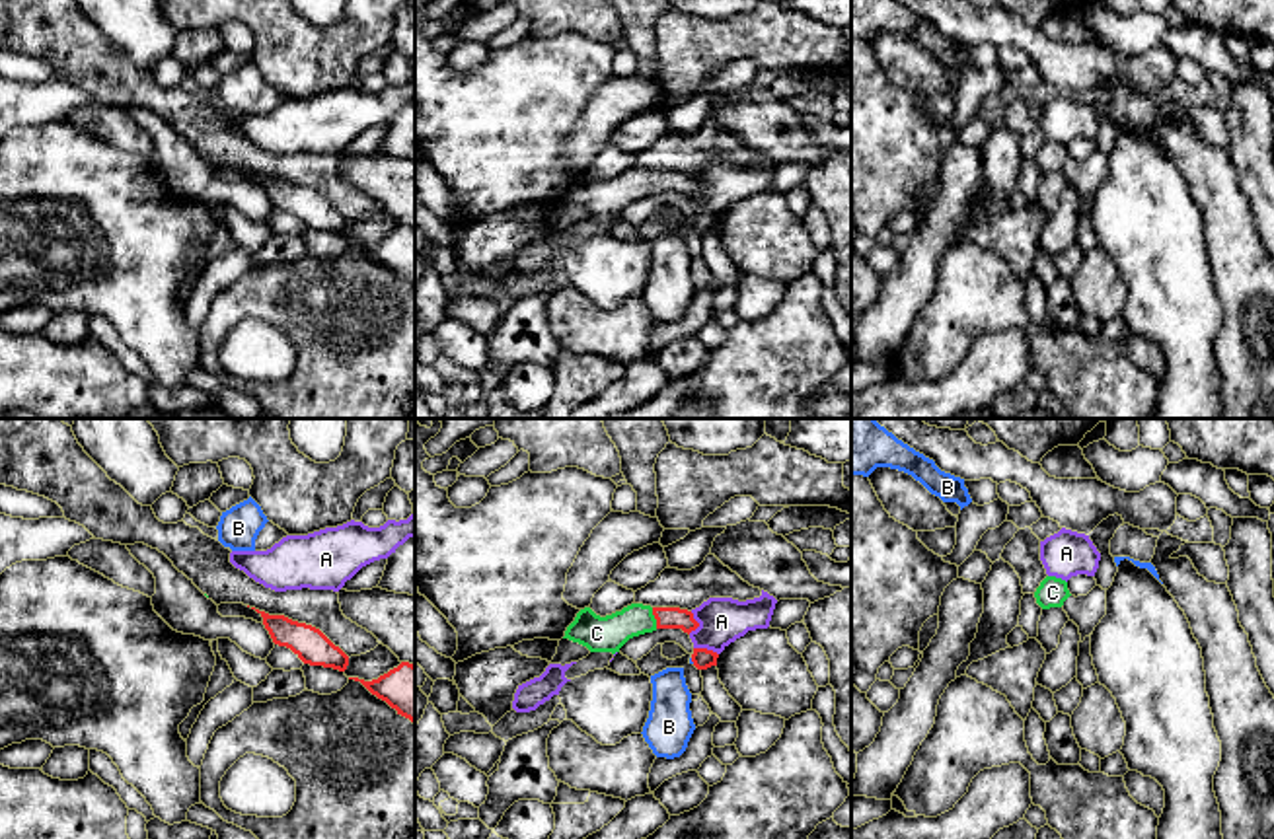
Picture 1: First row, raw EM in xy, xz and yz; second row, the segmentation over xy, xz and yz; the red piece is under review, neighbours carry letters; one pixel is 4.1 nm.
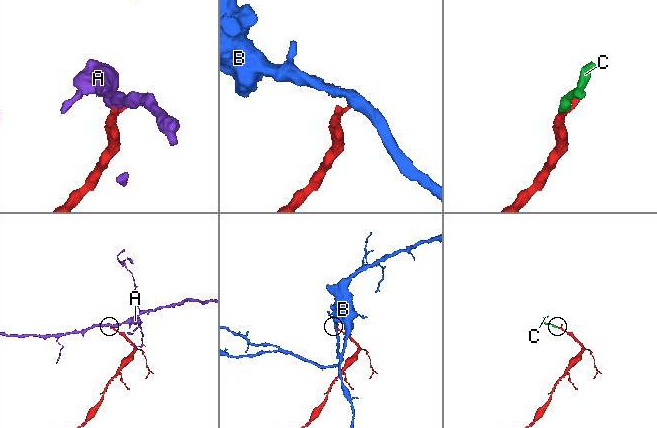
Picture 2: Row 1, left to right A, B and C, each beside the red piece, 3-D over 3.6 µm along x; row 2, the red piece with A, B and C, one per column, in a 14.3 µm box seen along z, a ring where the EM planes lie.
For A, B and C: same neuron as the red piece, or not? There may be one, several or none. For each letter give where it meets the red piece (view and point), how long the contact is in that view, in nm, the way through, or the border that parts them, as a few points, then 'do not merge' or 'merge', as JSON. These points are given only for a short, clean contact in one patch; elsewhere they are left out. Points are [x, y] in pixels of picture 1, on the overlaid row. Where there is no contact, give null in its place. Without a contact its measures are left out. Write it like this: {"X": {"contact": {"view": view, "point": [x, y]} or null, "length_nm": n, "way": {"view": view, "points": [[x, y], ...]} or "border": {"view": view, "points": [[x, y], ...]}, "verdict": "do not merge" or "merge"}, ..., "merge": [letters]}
{"A": {"contact": {"view": "xz", "point": [698, 623]}, "length_nm": 100, "border": {"view": "xz", "points": [[690, 612], [698, 625], [688, 633]]}, "verdict": "do not merge"}, "B": {"contact": {"view": "xz", "point": [692, 660]}, "length_nm": 30, "border": {"view": "xz", "points": [[690, 658], [694, 662]]}, "verdict": "do not merge"}, "C": {"contact": {"view": "xz", "point": [655, 618]}, "length_nm": 90, "way": {"view": "xz", "points": [[667, 618], [655, 618], [597, 633]]}, "verdict": "merge"}, "merge": ["C"]}

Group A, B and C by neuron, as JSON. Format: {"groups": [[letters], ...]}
{"groups": [["A"], ["B"], ["C"]]}

